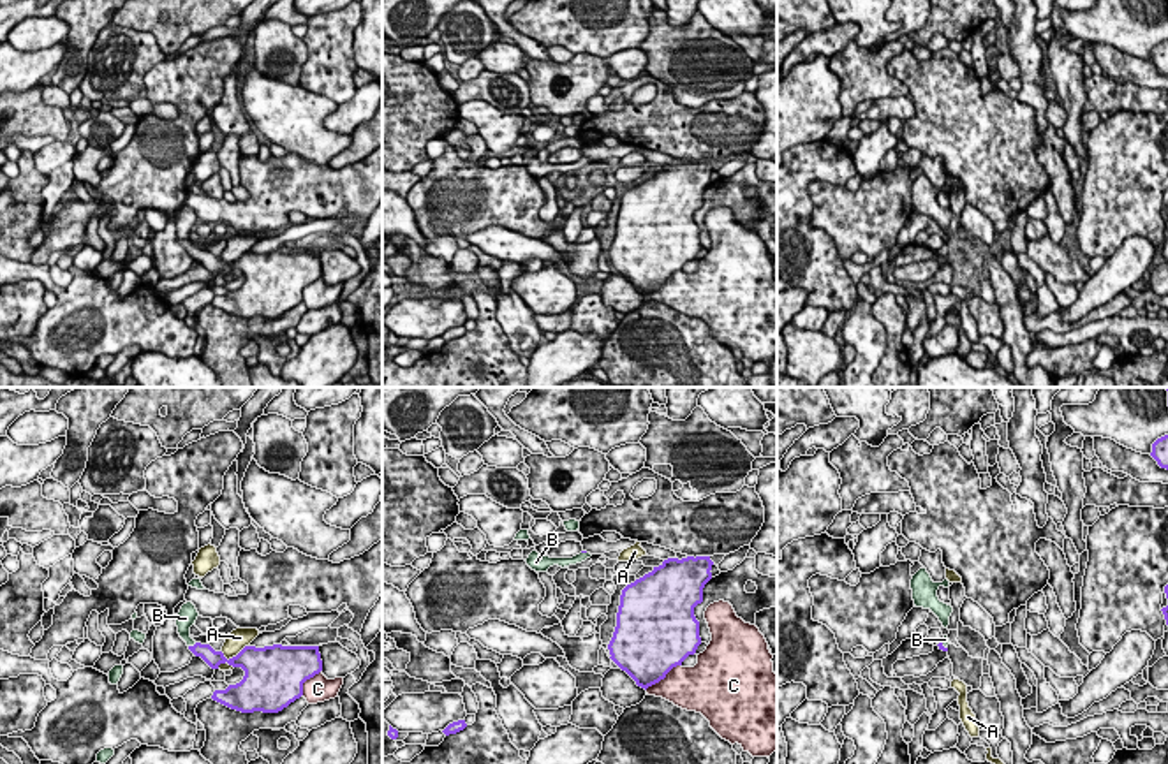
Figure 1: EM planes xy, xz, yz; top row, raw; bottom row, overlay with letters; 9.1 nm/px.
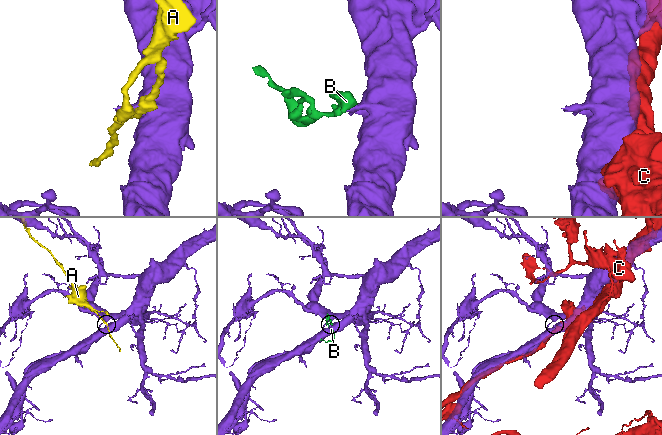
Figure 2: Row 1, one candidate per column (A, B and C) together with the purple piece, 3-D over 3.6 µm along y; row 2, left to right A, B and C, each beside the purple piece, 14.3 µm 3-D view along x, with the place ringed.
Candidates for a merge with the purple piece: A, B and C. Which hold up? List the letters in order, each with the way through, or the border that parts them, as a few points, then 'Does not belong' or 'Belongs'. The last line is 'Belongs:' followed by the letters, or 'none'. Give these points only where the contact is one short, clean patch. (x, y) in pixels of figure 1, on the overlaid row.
A: Boundary: xy (249, 645), (217, 668). Does not belong
B: Path across: xy (214, 659), (194, 645), (185, 636), (187, 618). Belongs
C: Does not belong
Belongs: B

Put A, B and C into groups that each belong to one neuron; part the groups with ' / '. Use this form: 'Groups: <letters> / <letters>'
Groups: A / B / C

